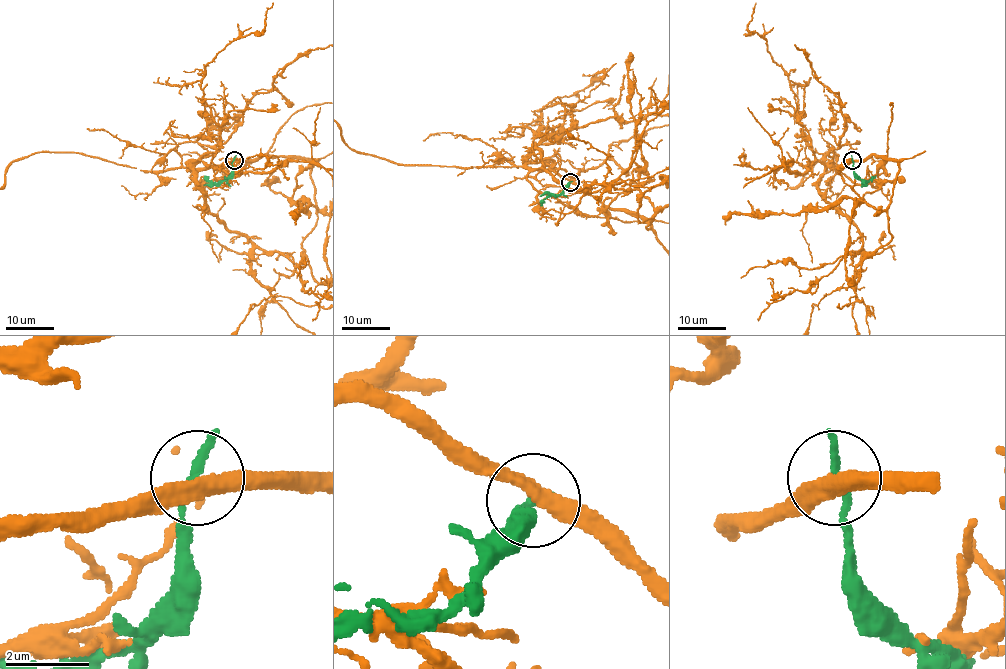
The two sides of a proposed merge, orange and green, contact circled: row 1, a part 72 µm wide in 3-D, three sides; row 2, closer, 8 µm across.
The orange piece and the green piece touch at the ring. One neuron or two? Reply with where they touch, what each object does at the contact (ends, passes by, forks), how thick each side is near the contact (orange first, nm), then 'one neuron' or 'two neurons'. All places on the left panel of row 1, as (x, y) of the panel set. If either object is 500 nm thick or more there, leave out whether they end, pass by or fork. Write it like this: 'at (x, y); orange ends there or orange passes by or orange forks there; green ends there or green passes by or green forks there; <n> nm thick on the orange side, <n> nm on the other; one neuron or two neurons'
at (234, 160); orange passes by; green ends there; 400 nm thick on the orange side, 240 nm on the other; two neurons

